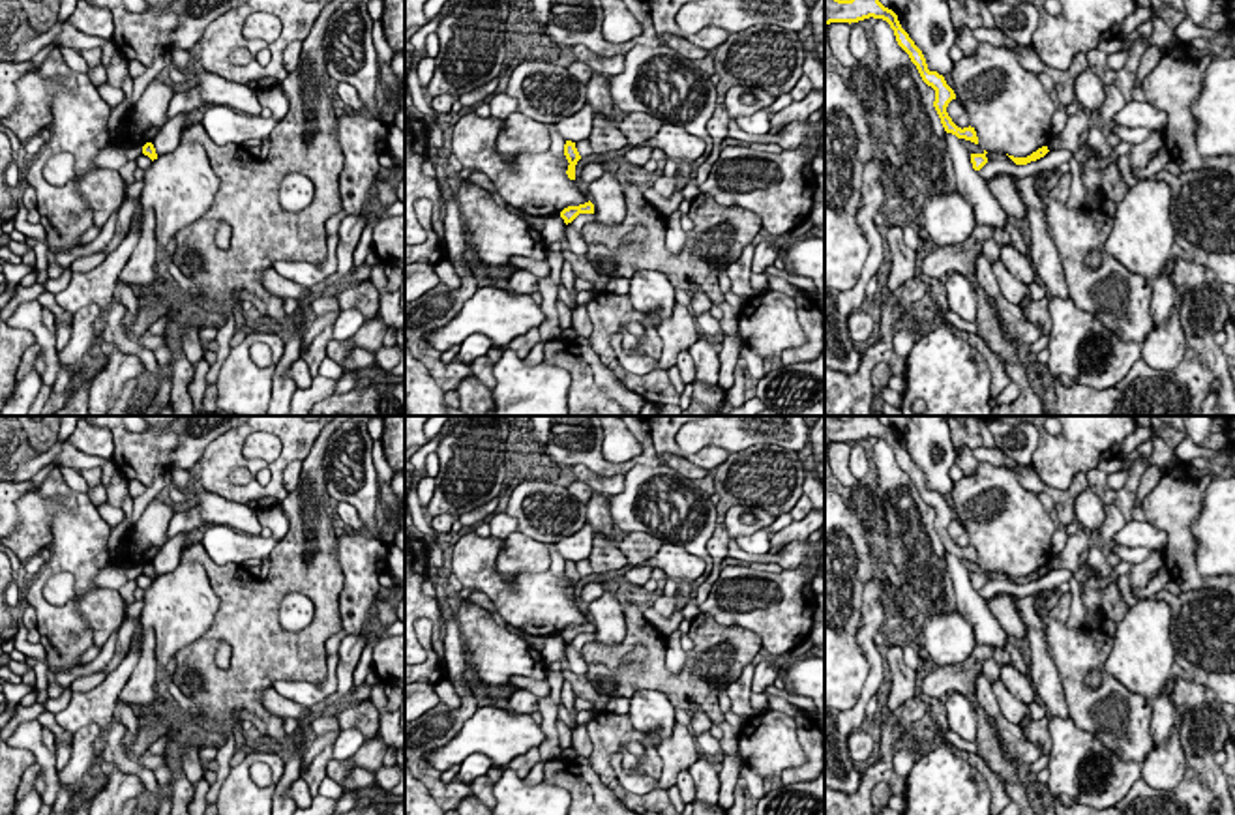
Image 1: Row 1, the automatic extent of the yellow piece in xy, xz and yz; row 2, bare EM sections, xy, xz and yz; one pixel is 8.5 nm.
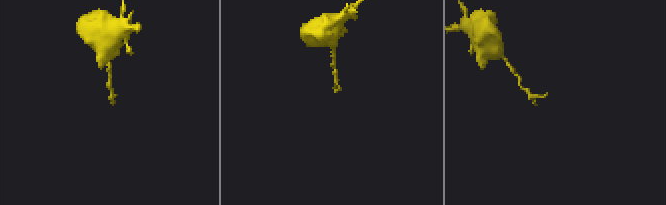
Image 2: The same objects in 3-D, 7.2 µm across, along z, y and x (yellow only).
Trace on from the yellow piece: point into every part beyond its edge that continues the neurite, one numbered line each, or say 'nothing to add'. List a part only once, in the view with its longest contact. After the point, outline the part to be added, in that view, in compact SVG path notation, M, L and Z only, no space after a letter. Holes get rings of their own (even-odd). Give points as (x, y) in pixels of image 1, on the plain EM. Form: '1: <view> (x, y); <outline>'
nothing to add

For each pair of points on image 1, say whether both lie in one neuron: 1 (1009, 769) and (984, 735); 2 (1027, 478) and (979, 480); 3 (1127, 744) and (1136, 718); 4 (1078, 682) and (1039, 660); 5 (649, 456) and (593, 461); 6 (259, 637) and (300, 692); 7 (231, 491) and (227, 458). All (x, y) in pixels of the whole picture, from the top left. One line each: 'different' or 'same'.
1: same
2: different
3: same
4: different
5: same
6: different
7: same

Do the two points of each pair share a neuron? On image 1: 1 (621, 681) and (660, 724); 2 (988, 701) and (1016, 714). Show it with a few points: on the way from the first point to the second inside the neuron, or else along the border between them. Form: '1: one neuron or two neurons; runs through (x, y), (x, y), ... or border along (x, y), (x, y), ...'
1: two neurons; border along (630, 697), (641, 690), (660, 690), (673, 709)
2: two neurons; border along (990, 684), (999, 711), (1018, 726)

